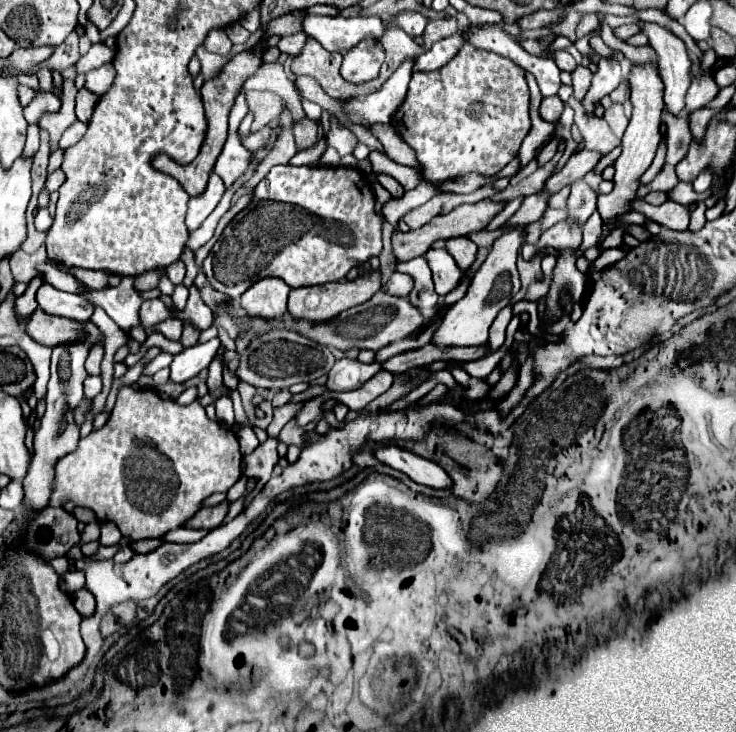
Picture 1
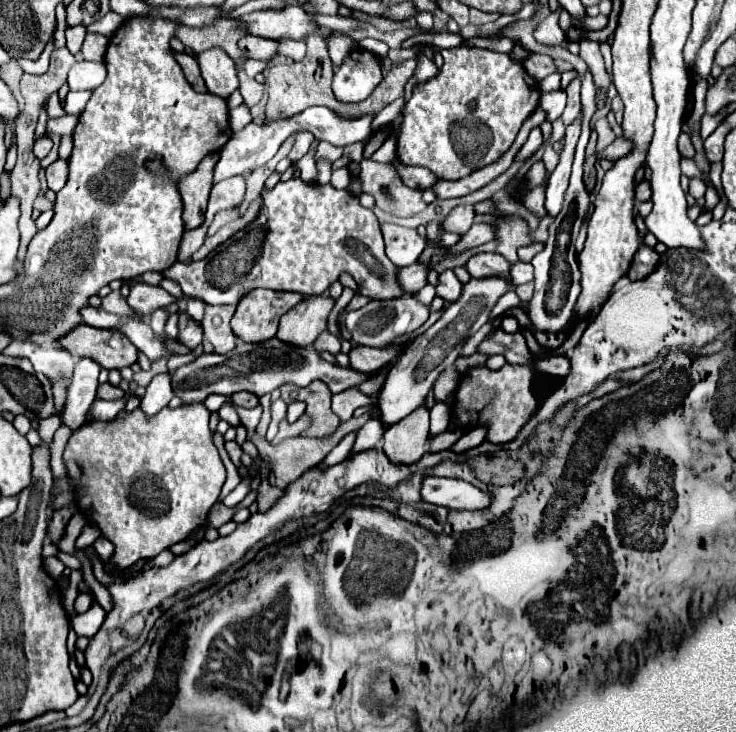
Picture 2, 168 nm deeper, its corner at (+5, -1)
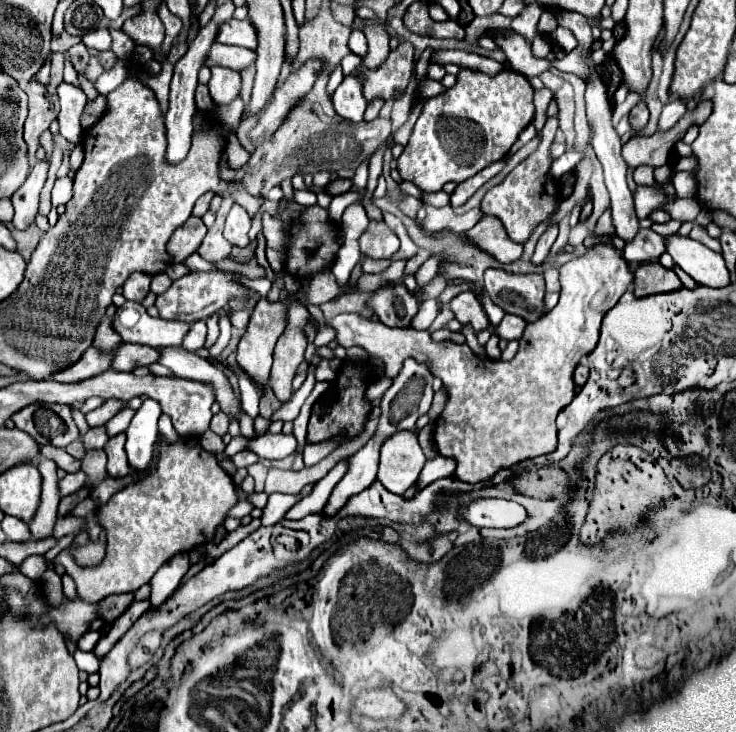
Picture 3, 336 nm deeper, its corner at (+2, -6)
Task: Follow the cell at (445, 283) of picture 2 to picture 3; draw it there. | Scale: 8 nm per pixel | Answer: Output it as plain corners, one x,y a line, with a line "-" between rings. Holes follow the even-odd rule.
471,289
455,295
455,297
451,299
449,307
451,307
451,311
455,313
457,321
459,321
461,325
463,325
463,323
471,323
471,325
475,327
475,333
479,333
481,329
489,327
487,315
485,315
481,303
477,301
477,297
475,297
475,293
473,293

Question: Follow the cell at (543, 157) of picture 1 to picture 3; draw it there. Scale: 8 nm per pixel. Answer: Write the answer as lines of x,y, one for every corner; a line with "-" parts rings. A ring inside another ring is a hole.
439,255
429,258
415,273
417,285
424,287
428,285
436,276
439,269

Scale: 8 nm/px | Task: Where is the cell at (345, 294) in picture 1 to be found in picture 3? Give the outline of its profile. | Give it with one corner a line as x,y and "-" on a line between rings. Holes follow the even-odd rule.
291,305
289,309
289,323
283,335
275,345
273,355
273,369
271,369
271,387
279,401
291,399
291,381
297,373
299,363
303,361
303,353
307,349
307,335
305,325
309,321
309,311
303,305

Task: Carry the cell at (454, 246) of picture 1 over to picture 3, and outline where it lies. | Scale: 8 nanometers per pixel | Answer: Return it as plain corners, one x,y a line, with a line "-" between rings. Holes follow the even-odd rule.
487,269
483,285
491,301
503,307
507,313
519,315
525,321
535,321
539,319
539,315
543,315
543,275

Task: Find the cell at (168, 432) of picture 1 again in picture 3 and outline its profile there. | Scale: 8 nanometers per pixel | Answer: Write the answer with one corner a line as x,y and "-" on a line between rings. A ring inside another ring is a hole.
159,435
153,447
153,461
155,467
135,471
139,475
137,481
119,489
113,499
97,509
95,515
107,535
107,553
97,567
81,569
74,562
71,548
84,545
80,536
55,557
55,563
61,563
73,577
79,597
85,603
97,603
113,593
131,593
145,585
175,553
187,553
195,545
209,543
215,527
225,521
229,507
237,503
231,475
219,467
215,453
201,447
197,437
179,437
169,443

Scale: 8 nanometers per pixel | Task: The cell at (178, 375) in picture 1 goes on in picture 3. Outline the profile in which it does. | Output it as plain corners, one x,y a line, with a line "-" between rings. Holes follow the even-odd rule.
145,399
143,405
137,409
131,425
127,427
127,459
131,469
139,471
145,469
153,457
153,443
159,435
157,421
161,417
161,405
155,399

